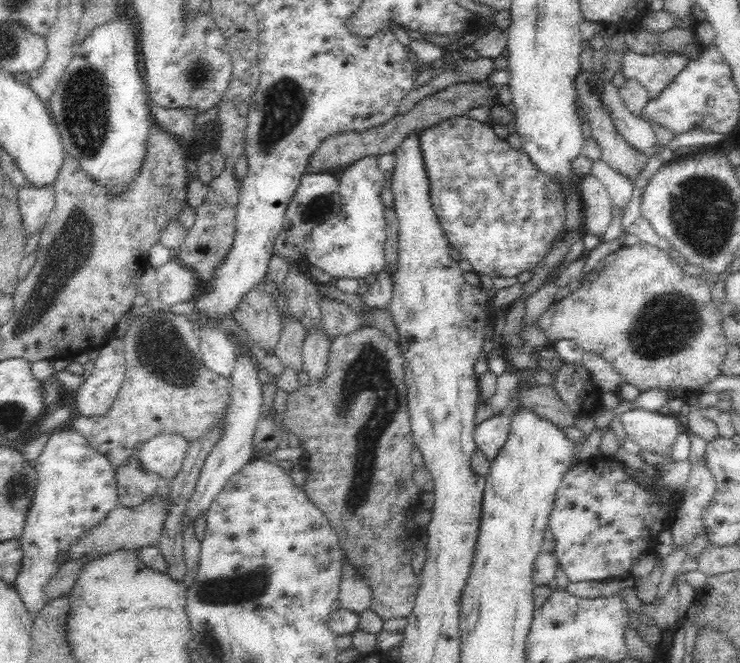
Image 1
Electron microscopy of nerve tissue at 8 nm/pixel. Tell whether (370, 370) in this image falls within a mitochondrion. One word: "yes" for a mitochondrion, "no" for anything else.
yes

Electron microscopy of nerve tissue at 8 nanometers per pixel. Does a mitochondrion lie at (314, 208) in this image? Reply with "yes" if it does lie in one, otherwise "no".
yes

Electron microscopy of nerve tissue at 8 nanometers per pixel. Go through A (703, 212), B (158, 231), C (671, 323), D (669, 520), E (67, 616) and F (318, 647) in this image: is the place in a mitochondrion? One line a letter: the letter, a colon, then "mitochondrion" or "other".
A: mitochondrion
B: other
C: mitochondrion
D: other
E: other
F: other

